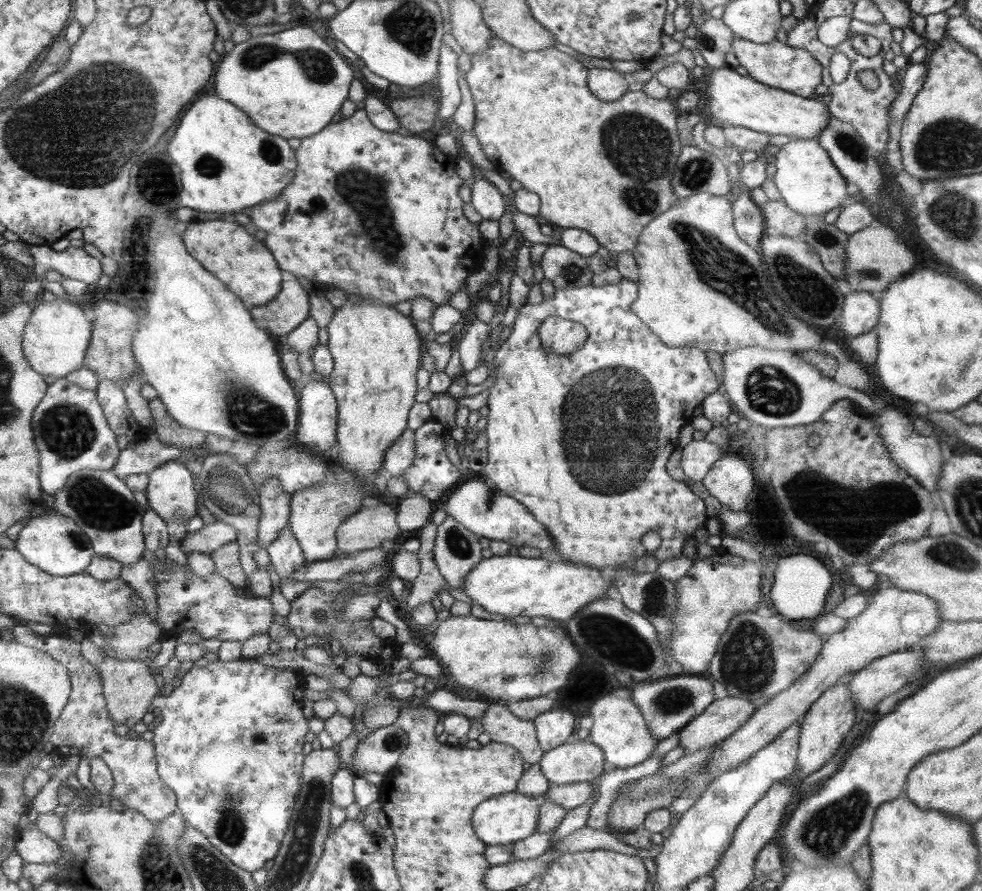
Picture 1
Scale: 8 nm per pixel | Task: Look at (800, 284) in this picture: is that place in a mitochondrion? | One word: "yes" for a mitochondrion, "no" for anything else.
yes

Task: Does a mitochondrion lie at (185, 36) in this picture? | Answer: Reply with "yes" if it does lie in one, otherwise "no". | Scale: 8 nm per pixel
no

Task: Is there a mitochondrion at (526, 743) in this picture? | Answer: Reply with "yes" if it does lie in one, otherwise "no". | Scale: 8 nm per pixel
no

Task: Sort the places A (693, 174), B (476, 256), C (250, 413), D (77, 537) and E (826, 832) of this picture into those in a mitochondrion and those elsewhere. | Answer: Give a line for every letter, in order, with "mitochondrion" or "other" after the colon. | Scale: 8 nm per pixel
A: mitochondrion
B: other
C: mitochondrion
D: mitochondrion
E: mitochondrion

